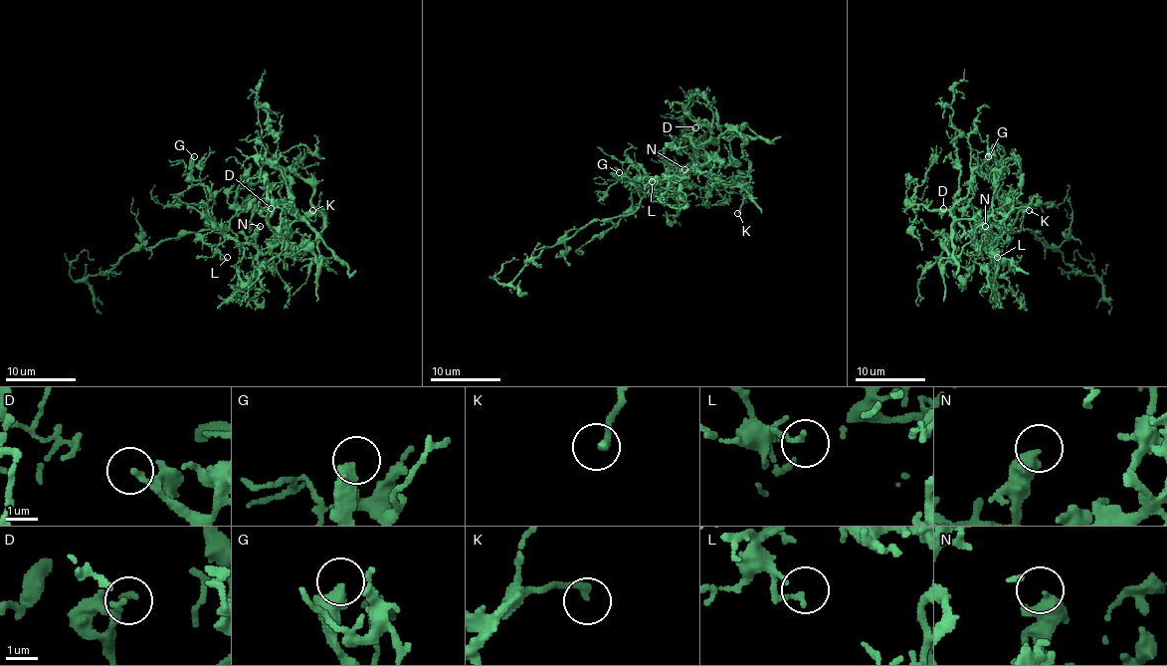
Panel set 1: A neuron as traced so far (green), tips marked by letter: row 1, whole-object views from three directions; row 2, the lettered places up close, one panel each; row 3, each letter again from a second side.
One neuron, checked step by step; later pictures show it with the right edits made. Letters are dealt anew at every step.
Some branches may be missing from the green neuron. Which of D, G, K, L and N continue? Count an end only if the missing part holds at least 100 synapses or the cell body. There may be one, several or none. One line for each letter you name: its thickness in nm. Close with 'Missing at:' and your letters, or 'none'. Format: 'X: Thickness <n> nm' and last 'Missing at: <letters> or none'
N: Thickness 500 nm
Missing at: N

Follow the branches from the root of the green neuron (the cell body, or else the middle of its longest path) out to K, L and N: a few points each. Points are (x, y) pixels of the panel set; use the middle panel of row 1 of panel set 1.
K: (668, 176), (702, 165), (711, 139), (755, 137), (746, 125), (741, 137), (749, 193), (737, 213)
L: (668, 176), (654, 181), (643, 177), (652, 181)
N: (668, 176), (677, 176), (684, 169)

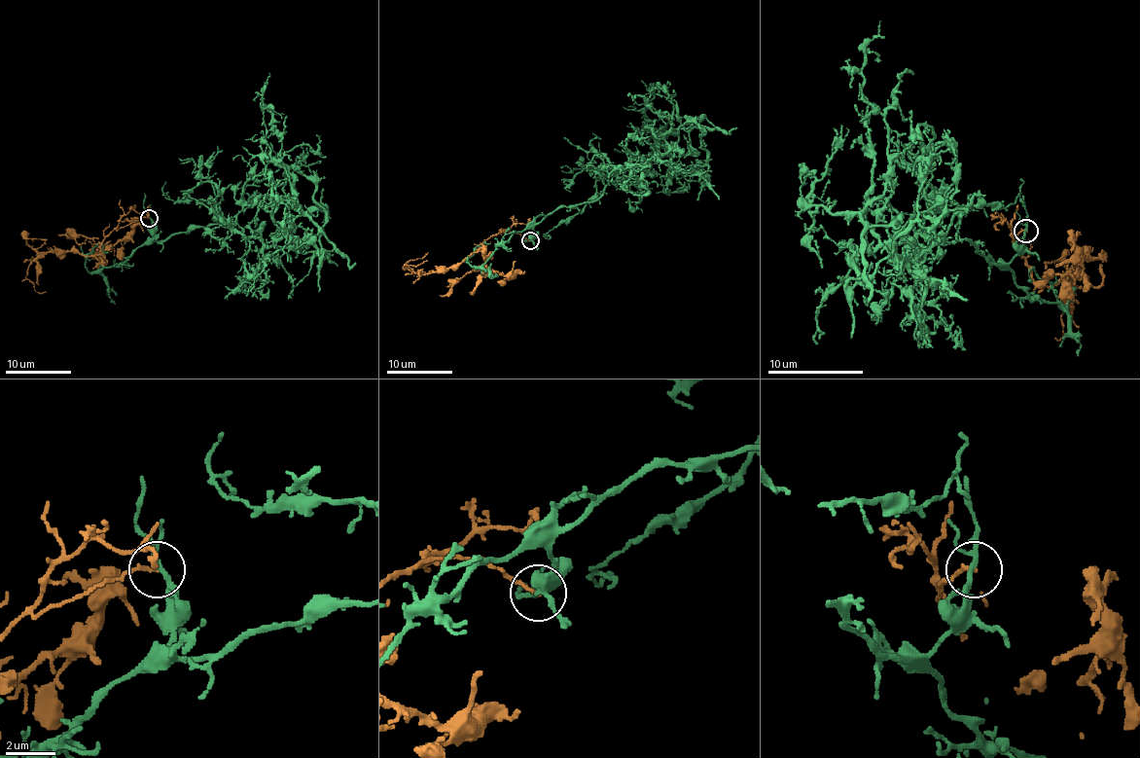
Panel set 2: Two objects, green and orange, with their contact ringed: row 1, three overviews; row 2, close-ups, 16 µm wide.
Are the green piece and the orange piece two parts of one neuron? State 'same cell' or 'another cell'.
another cell

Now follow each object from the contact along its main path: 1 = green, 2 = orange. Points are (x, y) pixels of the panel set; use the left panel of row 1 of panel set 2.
1: (148, 217), (153, 240), (214, 224), (273, 245), (297, 217), (306, 215), (333, 245), (320, 257), (323, 188)
2: (148, 217), (121, 227), (104, 240), (99, 253), (41, 253), (29, 265), (26, 278), (36, 291), (46, 291)

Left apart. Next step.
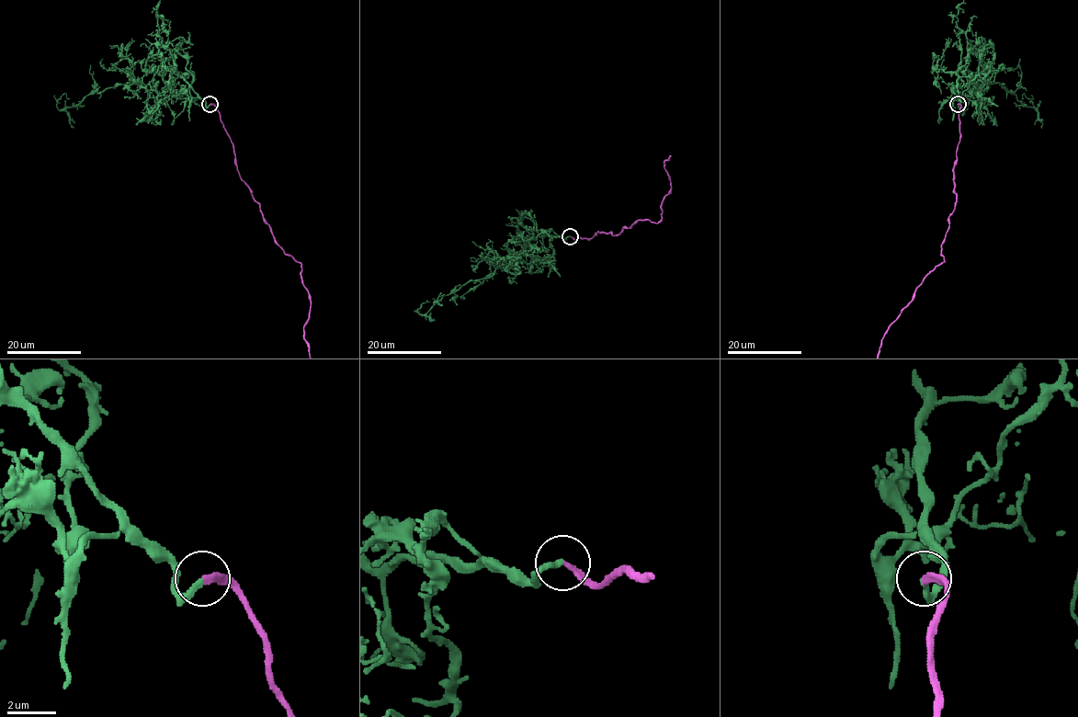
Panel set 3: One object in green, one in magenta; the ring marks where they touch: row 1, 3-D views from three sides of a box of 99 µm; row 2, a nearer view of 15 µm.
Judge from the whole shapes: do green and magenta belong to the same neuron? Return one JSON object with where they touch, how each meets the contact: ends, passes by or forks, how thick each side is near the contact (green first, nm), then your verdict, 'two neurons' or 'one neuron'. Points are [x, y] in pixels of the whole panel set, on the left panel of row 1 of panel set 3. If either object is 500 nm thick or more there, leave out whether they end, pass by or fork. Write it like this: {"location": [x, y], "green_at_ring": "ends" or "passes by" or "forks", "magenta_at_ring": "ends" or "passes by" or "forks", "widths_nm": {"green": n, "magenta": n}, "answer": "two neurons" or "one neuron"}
{"location": [209, 104], "green_at_ring": "ends", "magenta_at_ring": "ends", "widths_nm": {"green": 240, "magenta": 240}, "answer": "one neuron"}

